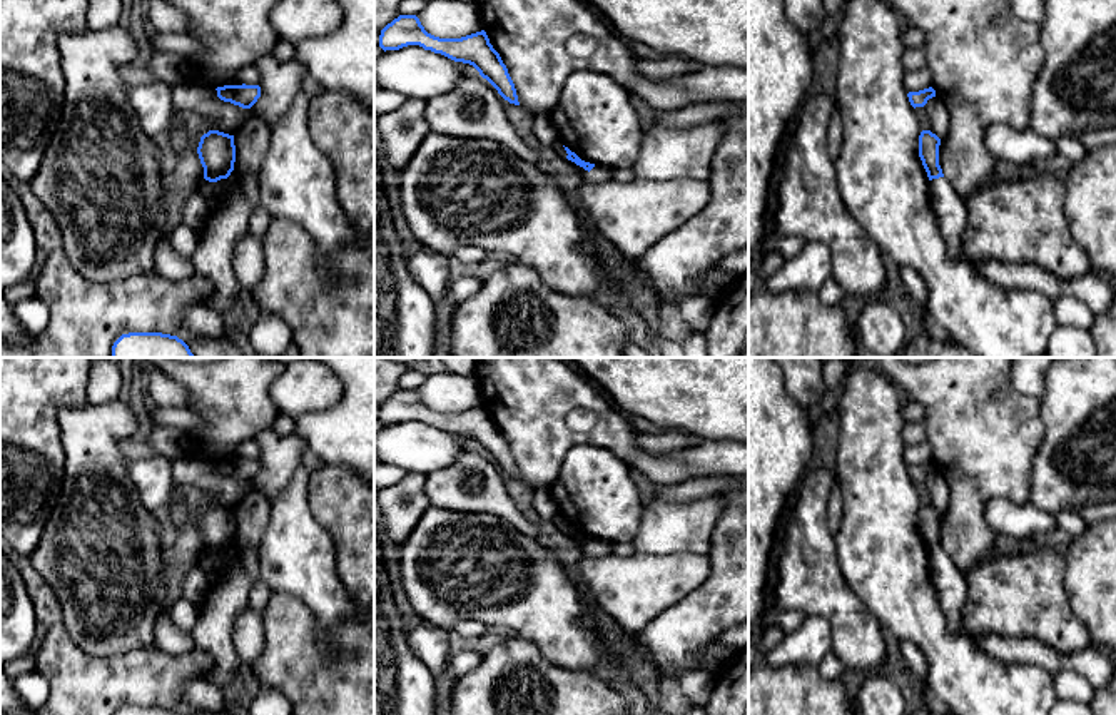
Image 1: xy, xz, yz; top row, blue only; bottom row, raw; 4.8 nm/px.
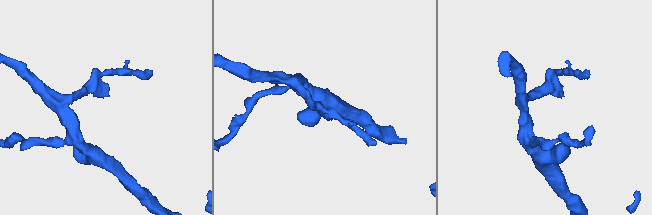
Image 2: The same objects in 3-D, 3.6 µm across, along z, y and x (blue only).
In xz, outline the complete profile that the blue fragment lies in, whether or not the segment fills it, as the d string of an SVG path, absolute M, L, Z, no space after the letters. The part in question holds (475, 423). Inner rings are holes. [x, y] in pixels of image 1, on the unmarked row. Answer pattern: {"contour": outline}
{"contour": "M399 389L381 404L379 421L386 426L408 419L419 419L454 436L473 439L505 474L520 479L508 443L484 404L461 413L439 413L428 408L416 389Z"}

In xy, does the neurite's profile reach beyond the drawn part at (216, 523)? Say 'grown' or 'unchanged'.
unchanged

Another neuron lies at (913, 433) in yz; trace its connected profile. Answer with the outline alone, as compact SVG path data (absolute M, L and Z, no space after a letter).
M922 421L917 423L905 423L902 429L902 439L905 446L909 444L919 444L926 441L926 426Z

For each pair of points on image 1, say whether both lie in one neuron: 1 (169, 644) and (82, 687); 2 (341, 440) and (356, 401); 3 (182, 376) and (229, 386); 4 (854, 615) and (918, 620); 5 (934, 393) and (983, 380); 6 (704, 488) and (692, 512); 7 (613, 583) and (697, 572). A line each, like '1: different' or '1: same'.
1: different
2: same
3: same
4: different
5: same
6: different
7: same

